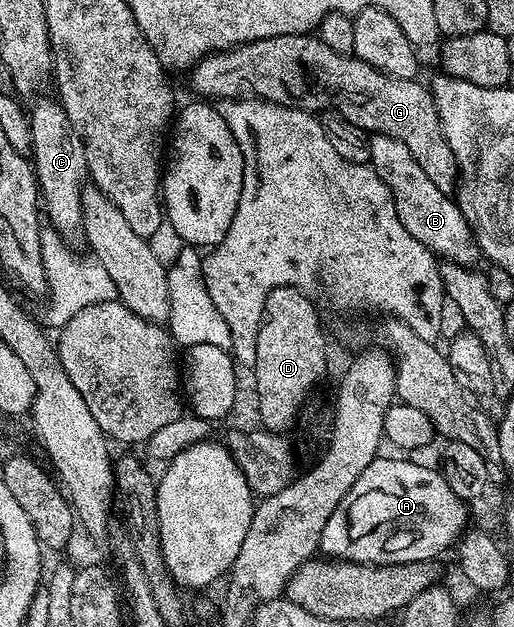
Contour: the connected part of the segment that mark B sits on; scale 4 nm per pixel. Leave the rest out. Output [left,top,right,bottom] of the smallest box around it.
[369,135,481,267]

